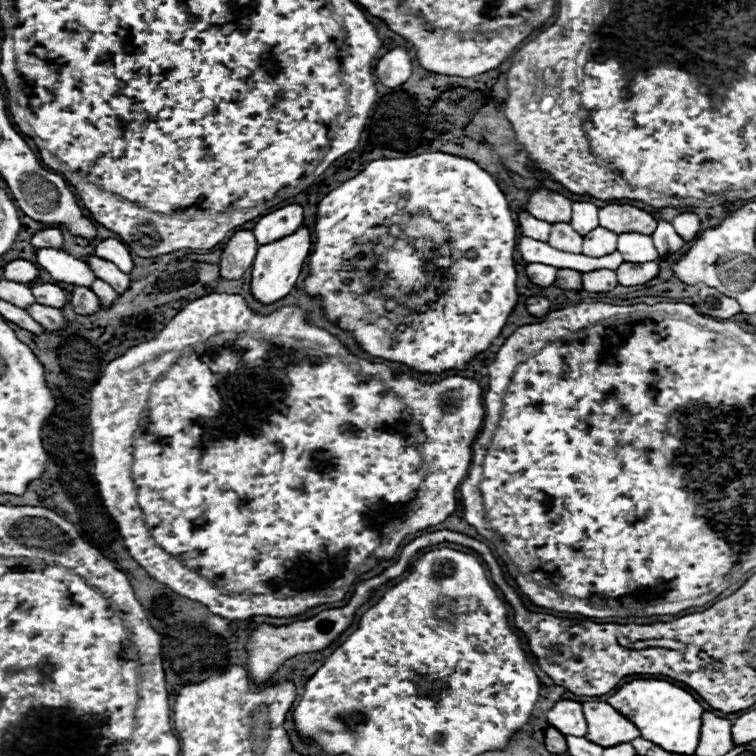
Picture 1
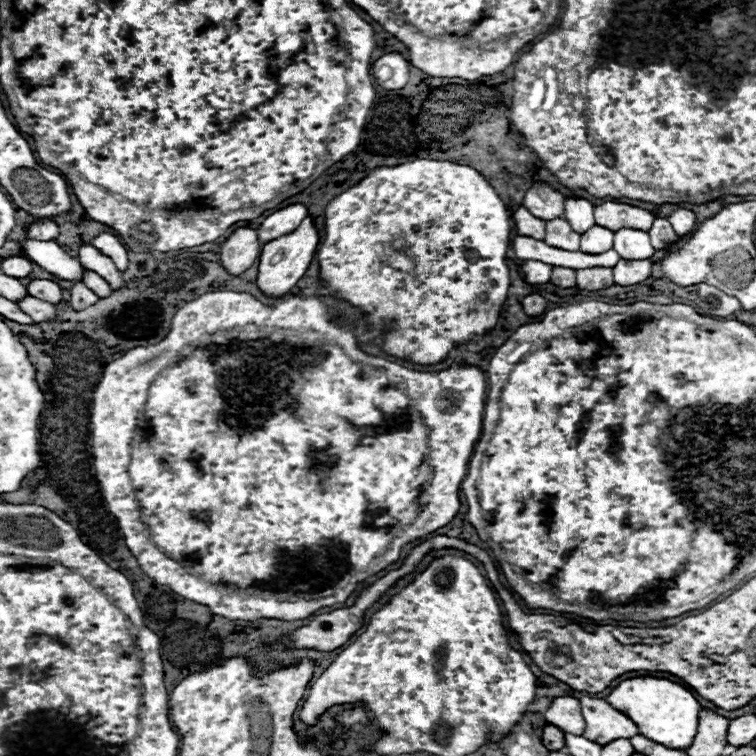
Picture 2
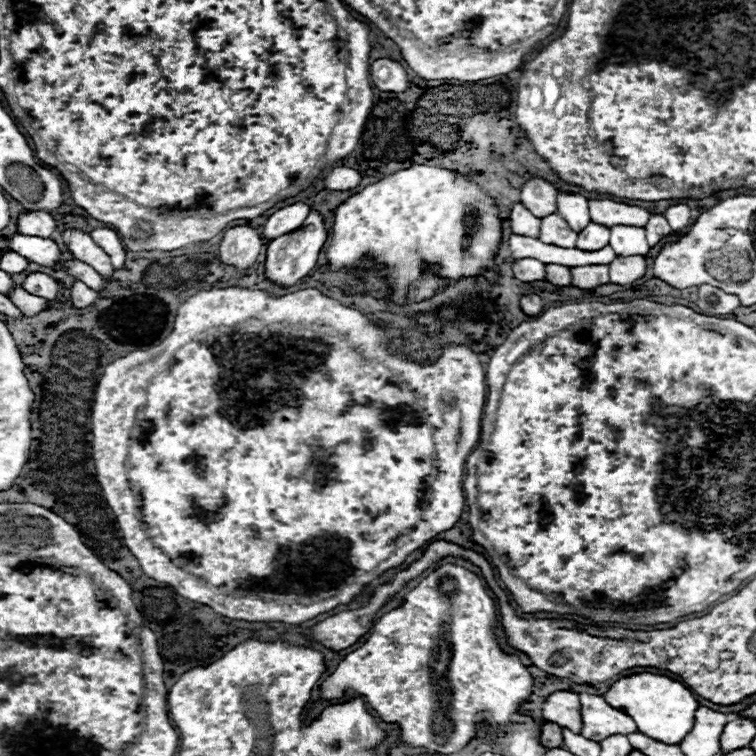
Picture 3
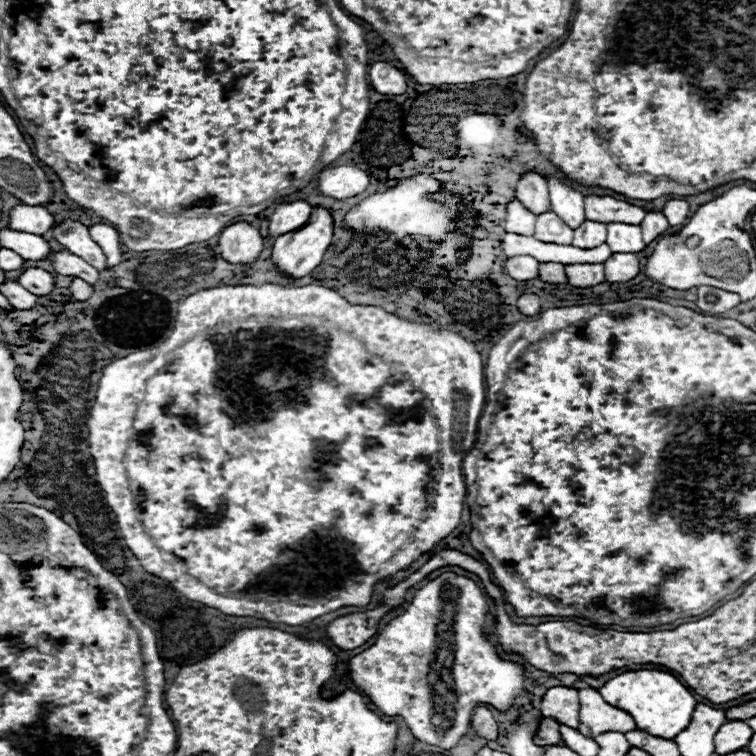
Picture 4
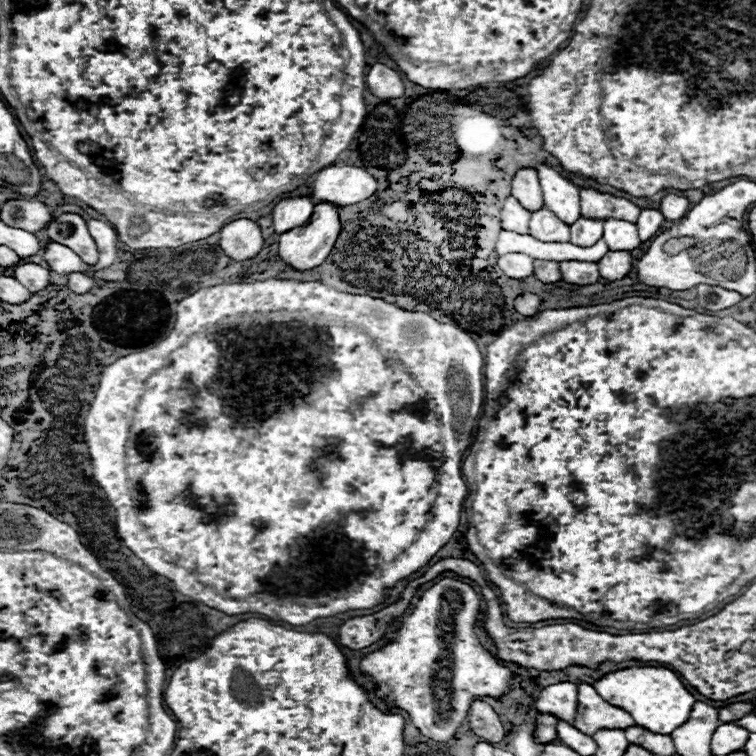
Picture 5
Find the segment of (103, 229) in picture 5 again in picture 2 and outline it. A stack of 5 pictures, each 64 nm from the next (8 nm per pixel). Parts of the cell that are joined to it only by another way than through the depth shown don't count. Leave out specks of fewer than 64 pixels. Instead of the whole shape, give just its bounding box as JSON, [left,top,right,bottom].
[92,232,128,270]

